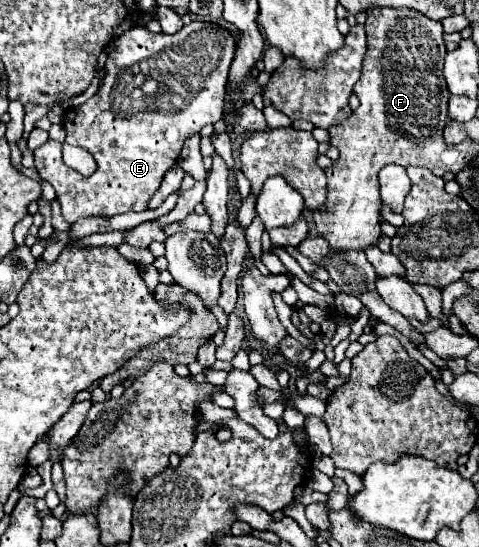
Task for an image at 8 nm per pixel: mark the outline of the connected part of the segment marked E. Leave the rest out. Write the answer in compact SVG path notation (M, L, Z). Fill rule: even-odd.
M191 22L183 26L177 34L153 34L143 26L133 26L127 34L115 38L115 50L107 56L103 84L85 104L71 112L65 112L63 126L67 130L65 142L87 150L95 162L97 170L91 176L81 176L73 168L65 166L61 158L61 142L47 140L35 150L35 168L43 180L47 180L55 192L61 206L61 214L67 222L77 222L85 216L115 216L129 210L147 210L147 202L153 198L161 186L163 176L171 166L177 164L183 142L199 132L205 124L215 124L223 118L227 76L229 66L235 56L237 38L223 28L207 30L207 22Z

